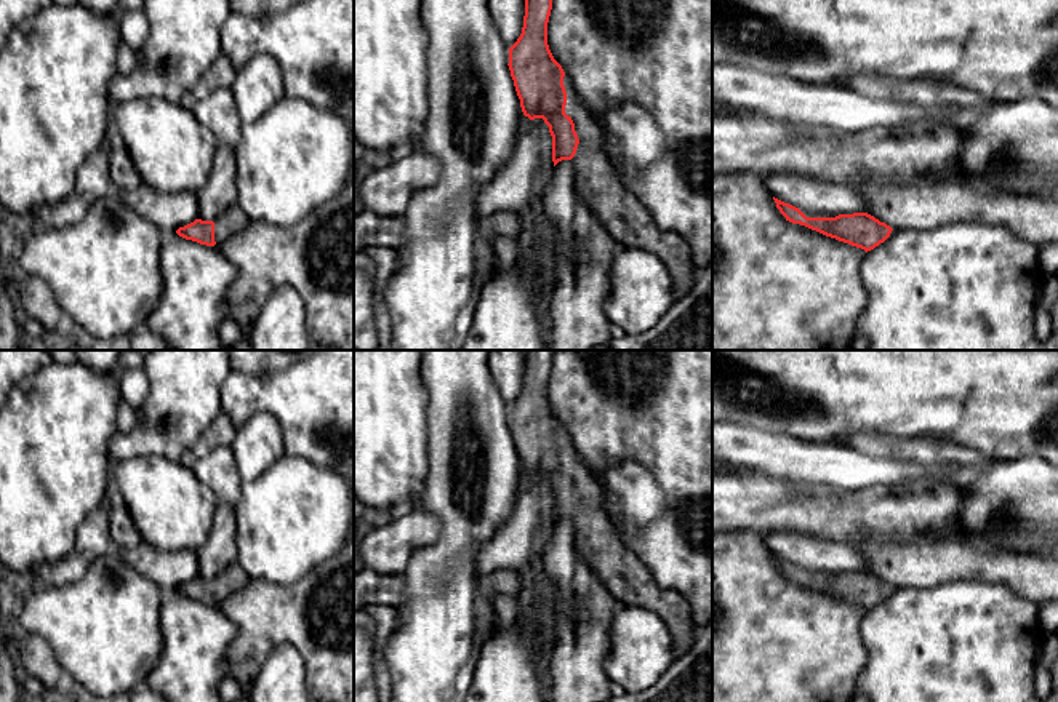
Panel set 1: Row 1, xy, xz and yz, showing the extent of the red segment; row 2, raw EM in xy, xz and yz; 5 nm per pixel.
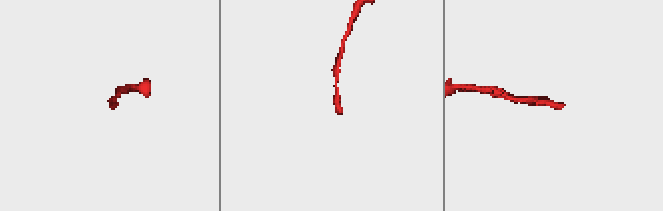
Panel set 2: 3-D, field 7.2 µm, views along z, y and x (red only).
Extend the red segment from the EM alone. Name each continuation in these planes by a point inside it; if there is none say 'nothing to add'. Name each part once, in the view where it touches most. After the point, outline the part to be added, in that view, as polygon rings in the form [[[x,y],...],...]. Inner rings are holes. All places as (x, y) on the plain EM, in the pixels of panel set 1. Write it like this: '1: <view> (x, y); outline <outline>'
1: xz (626, 578); outline [[[568,457],[565,472],[573,478],[575,489],[579,497],[571,521],[575,526],[578,548],[586,558],[587,564],[613,595],[618,606],[631,604],[656,612],[671,632],[675,657],[685,654],[693,644],[698,628],[693,620],[690,603],[679,592],[661,588],[648,568],[623,544],[621,534],[618,532],[608,513],[603,510],[602,486],[592,472],[583,464],[583,461],[578,457]]]

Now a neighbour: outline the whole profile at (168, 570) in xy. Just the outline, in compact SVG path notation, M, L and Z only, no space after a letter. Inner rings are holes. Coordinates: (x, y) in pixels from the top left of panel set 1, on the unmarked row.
M142 540L133 548L117 548L117 553L144 577L155 582L163 593L198 577L198 556L192 550L163 552Z

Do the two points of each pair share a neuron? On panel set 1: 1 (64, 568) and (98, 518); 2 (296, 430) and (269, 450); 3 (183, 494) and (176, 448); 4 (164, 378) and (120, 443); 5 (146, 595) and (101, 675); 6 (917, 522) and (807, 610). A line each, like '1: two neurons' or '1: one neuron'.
1: one neuron
2: two neurons
3: two neurons
4: one neuron
5: one neuron
6: two neurons

